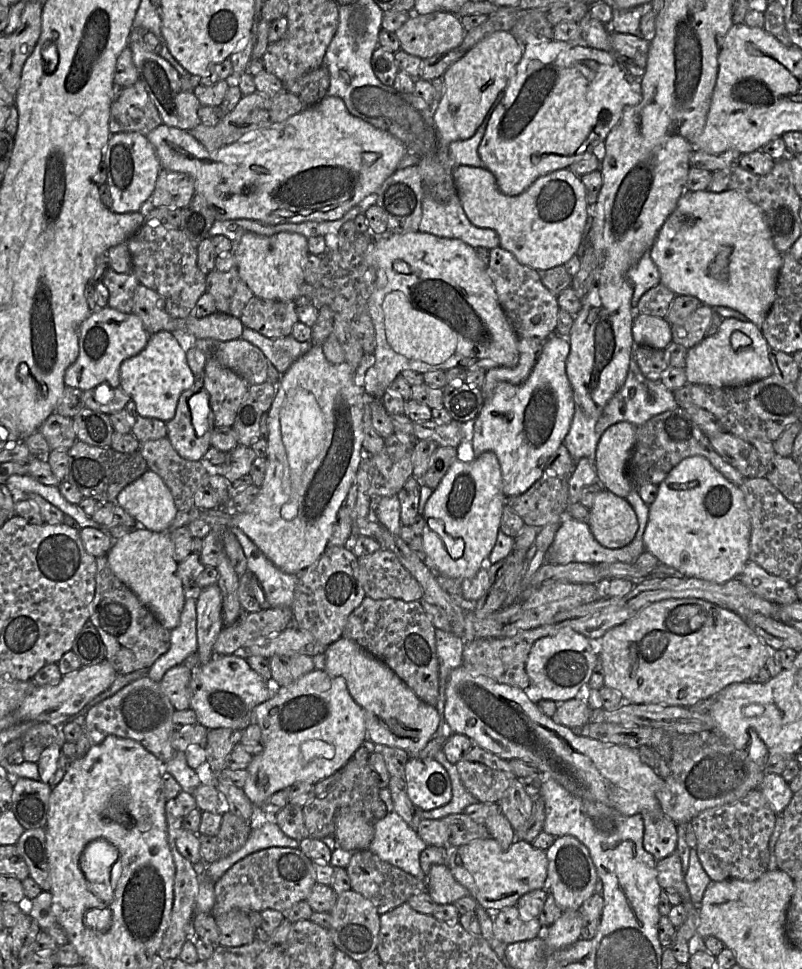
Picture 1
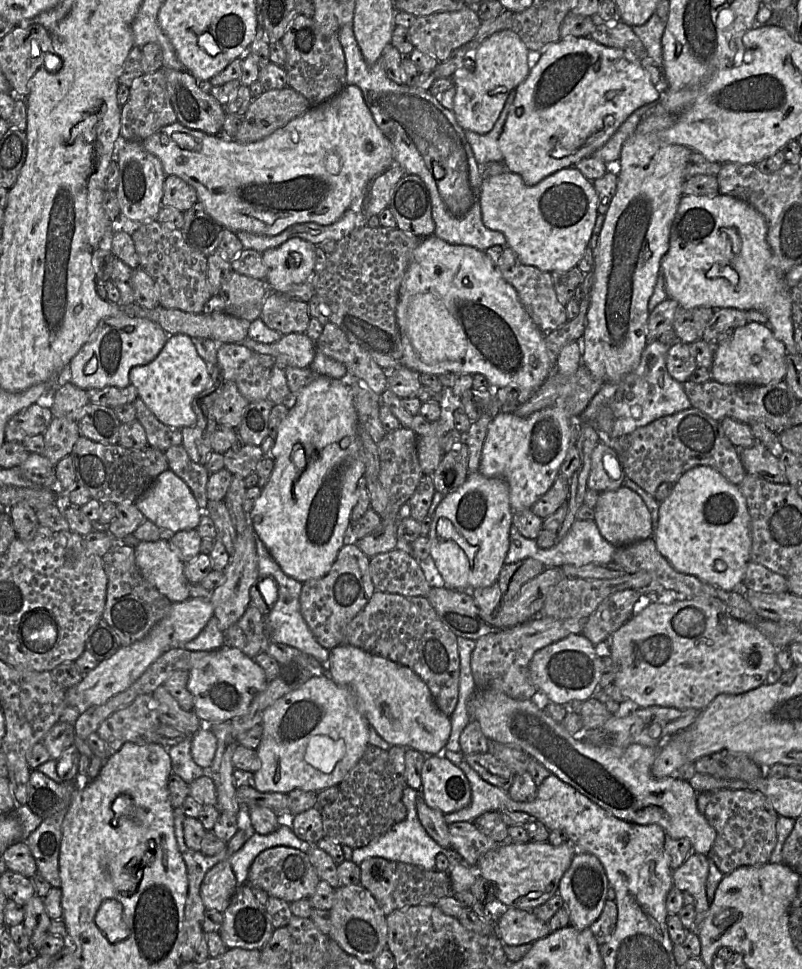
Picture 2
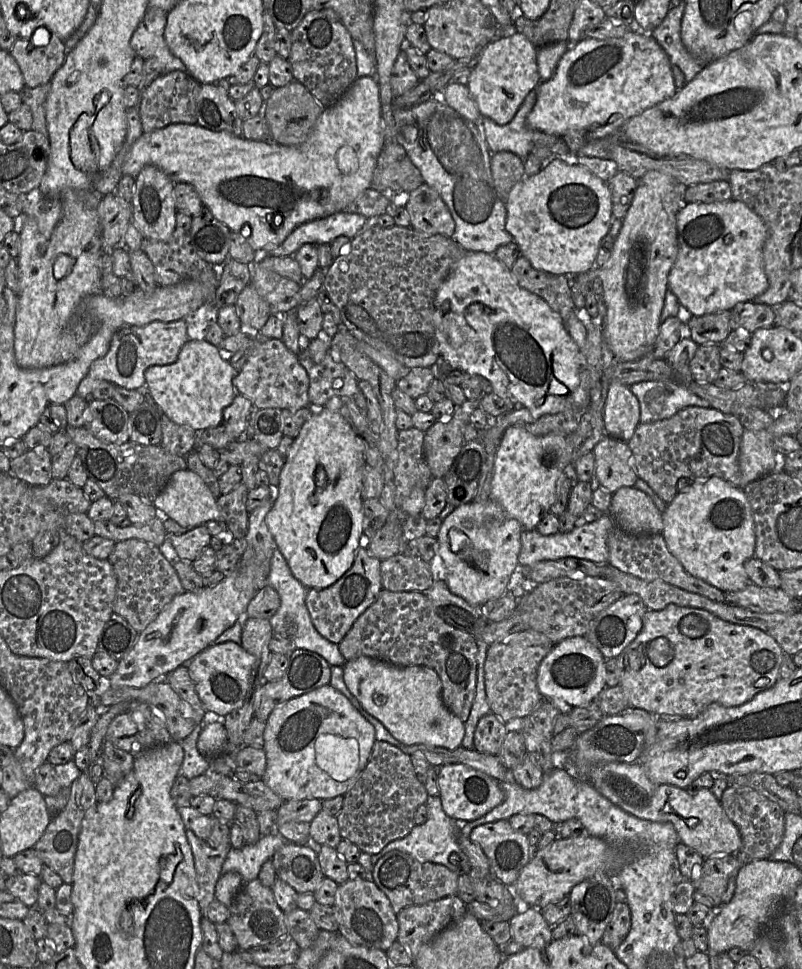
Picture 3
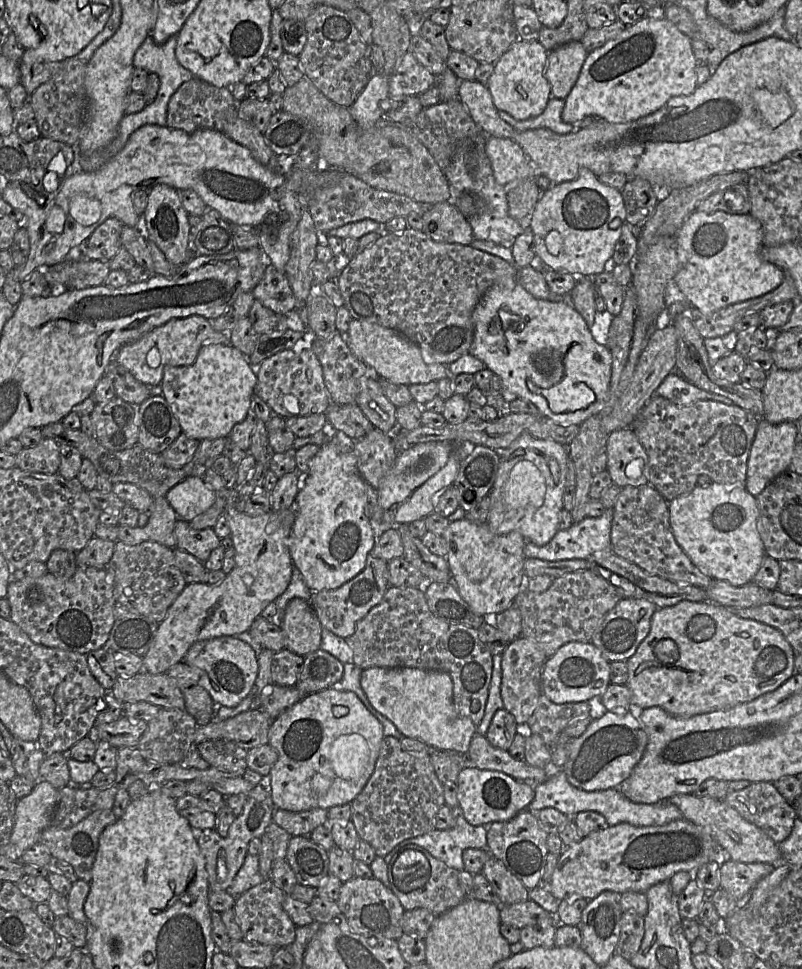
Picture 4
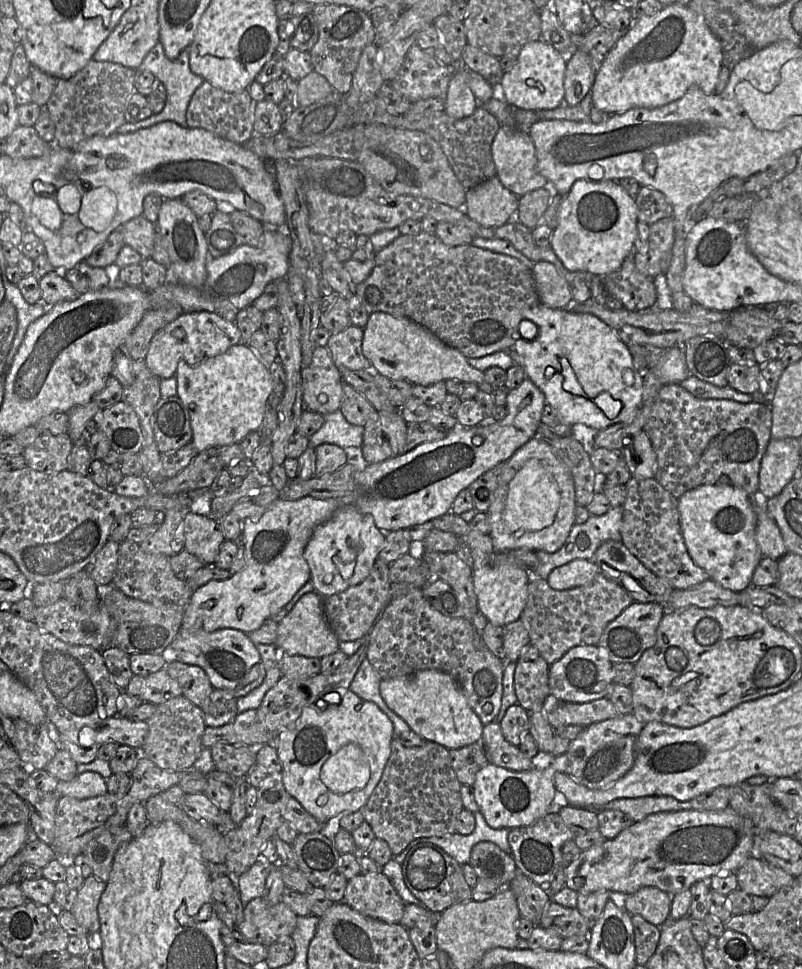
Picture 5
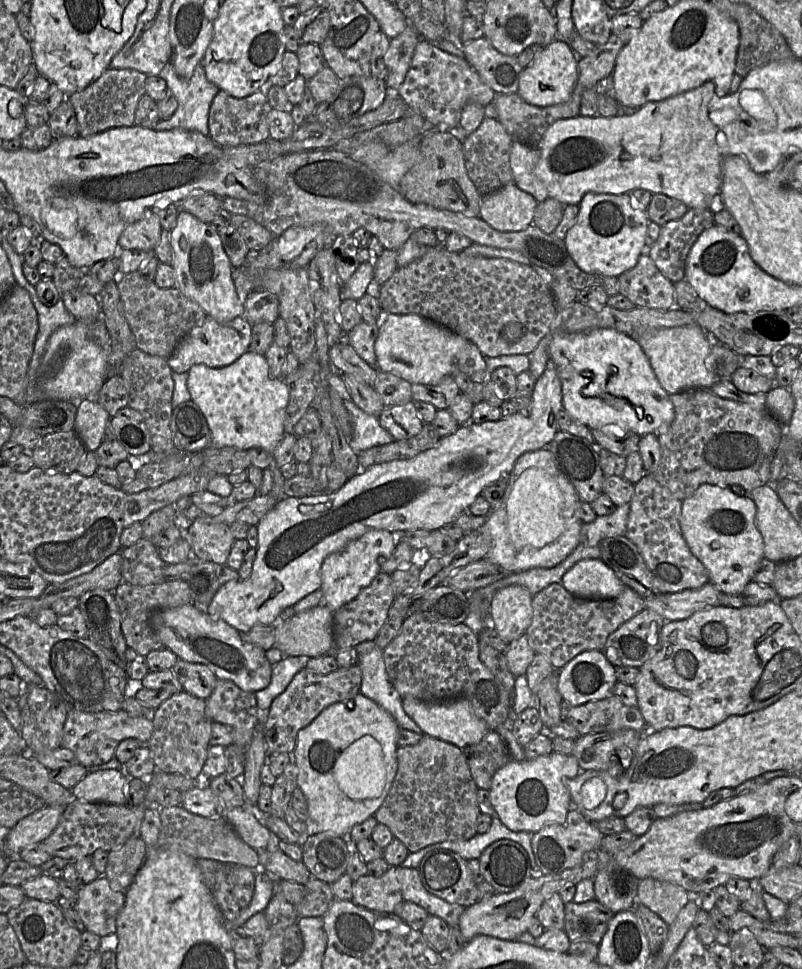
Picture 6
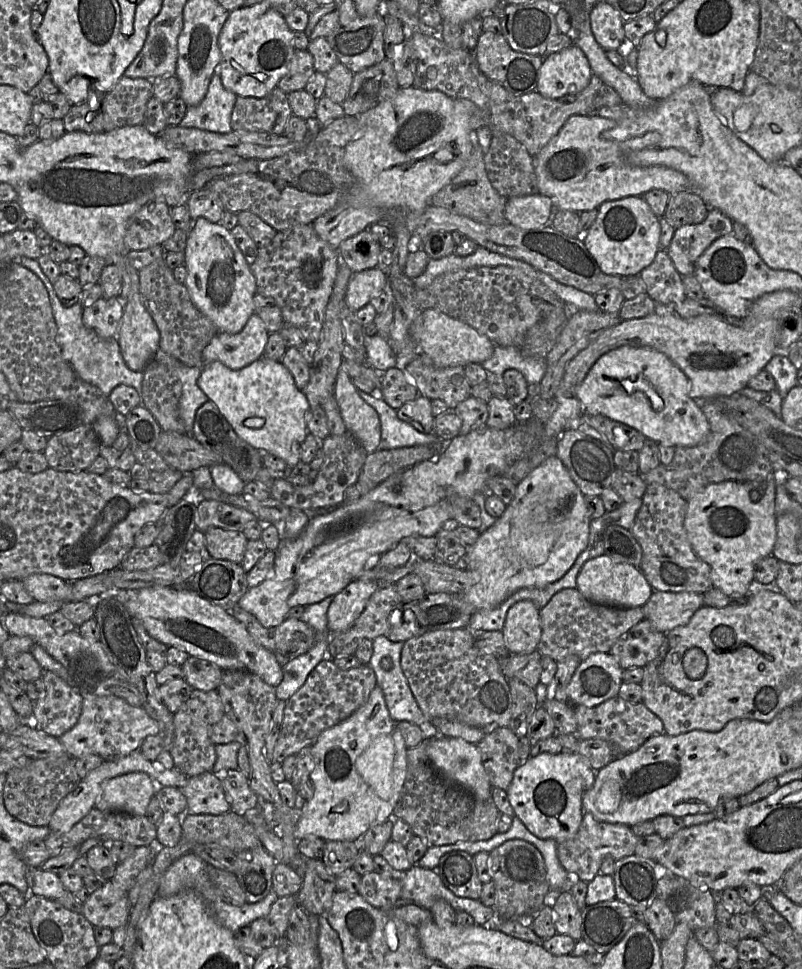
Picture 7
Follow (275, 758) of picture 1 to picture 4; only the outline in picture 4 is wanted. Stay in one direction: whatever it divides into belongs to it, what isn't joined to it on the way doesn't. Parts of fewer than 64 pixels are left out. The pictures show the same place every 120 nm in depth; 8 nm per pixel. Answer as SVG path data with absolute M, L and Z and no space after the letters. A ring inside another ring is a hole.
M331 687L308 694L273 720L269 730L268 744L277 753L277 760L269 773L275 807L298 812L351 804L374 772L384 737L383 725L354 692ZM336 705L347 707L348 713L335 717L332 708Z

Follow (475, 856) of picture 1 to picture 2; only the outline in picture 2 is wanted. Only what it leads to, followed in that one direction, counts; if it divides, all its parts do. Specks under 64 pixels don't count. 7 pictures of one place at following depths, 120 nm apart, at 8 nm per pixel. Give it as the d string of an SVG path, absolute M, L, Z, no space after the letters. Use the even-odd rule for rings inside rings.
M566 841L559 846L545 842L500 843L478 861L478 875L491 881L498 899L508 908L532 911L557 894L559 881L569 868L577 848Z

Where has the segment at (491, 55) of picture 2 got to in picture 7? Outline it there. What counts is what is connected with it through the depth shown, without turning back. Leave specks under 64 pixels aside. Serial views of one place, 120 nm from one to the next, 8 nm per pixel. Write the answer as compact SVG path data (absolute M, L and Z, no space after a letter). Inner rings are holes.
M576 45L545 55L536 92L550 99L581 92L593 75L584 52Z

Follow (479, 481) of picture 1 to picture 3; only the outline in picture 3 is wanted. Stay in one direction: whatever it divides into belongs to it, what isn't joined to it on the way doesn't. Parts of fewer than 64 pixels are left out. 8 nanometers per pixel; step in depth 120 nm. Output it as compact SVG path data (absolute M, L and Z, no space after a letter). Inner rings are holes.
M491 499L455 507L442 521L437 535L449 590L472 605L482 606L501 597L509 590L518 567L522 531L522 525Z

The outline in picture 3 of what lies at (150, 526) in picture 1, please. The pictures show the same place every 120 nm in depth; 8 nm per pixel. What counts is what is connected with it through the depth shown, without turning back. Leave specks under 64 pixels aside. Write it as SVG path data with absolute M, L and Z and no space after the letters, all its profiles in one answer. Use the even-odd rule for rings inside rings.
M188 469L176 471L152 503L162 515L183 527L194 528L212 520L224 522L217 498L206 483L196 473Z

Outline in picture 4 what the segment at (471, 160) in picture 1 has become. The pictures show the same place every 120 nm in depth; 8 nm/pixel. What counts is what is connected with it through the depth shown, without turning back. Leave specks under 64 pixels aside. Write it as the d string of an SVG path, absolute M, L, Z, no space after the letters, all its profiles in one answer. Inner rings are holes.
M552 96L546 109L538 116L517 120L503 111L499 111L499 116L518 131L547 128L557 134L566 134L576 130L579 123L566 123L562 120L561 115L564 105L564 100Z

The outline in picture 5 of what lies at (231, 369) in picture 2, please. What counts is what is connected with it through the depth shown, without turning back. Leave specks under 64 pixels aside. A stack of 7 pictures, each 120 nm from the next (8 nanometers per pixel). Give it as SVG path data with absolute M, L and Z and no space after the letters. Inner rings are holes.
M317 346L311 363L302 368L303 410L325 416L340 408L343 399L343 377L325 346Z

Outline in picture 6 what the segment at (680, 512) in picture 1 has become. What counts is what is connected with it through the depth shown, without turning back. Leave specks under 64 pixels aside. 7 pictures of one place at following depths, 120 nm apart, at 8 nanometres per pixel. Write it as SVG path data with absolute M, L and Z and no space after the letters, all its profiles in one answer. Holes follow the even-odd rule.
M702 484L682 501L680 528L692 554L705 566L709 582L725 594L739 594L753 581L755 571L764 558L764 541L756 524L756 505L750 497L738 496L729 488Z

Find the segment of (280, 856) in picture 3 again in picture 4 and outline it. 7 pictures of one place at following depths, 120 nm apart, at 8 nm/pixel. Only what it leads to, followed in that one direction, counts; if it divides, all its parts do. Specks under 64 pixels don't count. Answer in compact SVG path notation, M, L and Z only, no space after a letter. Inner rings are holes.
M292 836L285 859L294 871L298 884L318 889L330 875L328 856L328 851L313 842L309 836Z

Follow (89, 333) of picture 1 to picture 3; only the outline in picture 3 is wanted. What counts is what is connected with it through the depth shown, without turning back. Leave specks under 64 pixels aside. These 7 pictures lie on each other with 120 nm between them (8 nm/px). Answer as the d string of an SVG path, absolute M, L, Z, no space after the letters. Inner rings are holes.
M184 318L176 321L155 320L143 326L122 327L113 335L107 353L91 364L87 375L78 386L77 394L91 400L97 380L107 380L126 389L147 386L145 371L154 365L174 363L188 340L191 340L188 336L188 322Z

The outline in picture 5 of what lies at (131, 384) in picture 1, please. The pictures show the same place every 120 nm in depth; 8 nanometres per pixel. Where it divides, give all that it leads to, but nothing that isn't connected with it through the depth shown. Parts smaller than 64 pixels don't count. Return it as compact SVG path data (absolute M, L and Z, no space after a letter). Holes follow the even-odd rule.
M234 345L198 366L180 360L175 377L177 396L189 412L192 442L198 453L210 447L239 444L251 431L260 430L273 382L268 368L248 345Z

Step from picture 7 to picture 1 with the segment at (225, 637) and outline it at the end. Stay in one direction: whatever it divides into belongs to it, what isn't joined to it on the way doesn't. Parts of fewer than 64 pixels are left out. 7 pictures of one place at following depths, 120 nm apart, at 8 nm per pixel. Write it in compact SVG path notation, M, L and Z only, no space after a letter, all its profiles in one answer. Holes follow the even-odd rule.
M237 654L213 656L209 662L191 669L190 709L196 714L197 724L208 730L244 730L252 724L254 709L267 701L273 693L272 682L266 681L249 666L247 659Z

